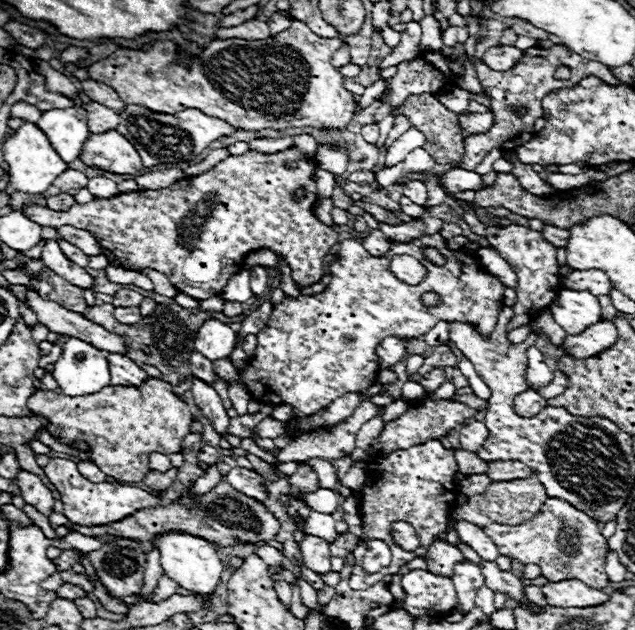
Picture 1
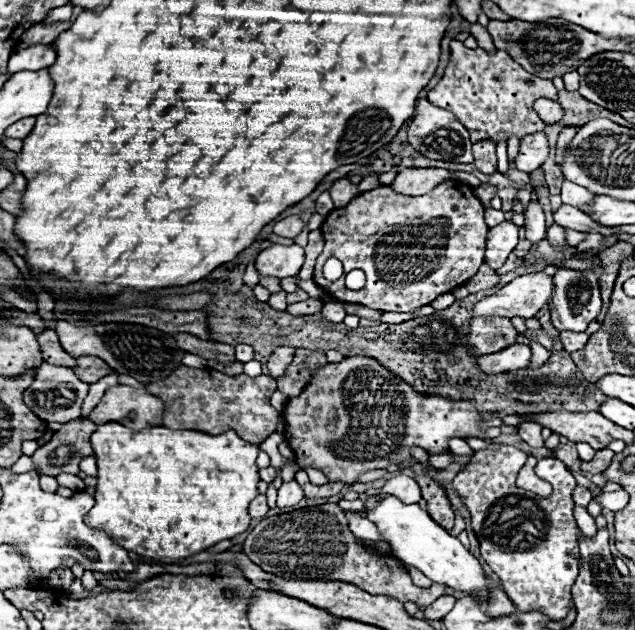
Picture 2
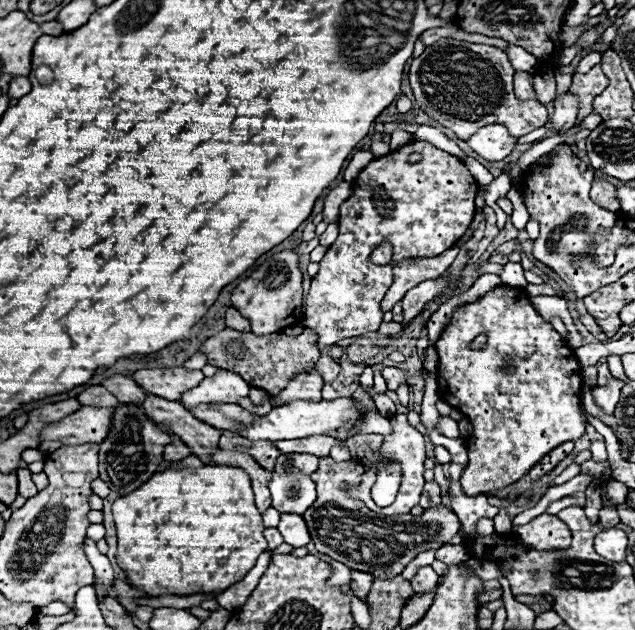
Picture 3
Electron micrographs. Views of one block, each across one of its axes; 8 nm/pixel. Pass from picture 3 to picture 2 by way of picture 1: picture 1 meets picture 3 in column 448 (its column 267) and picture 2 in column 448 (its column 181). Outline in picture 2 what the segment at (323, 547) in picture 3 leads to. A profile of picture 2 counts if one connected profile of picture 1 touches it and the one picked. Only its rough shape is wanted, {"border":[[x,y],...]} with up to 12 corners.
{"border":[[426,474],[416,482],[428,502],[428,514],[446,530],[454,512],[446,492]]}

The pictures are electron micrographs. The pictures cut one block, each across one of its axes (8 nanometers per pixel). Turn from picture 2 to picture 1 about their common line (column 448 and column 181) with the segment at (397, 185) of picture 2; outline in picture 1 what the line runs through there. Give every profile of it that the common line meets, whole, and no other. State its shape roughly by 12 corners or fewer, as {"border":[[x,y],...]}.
{"border":[[178,168],[136,178],[138,190],[168,188],[184,180]]}

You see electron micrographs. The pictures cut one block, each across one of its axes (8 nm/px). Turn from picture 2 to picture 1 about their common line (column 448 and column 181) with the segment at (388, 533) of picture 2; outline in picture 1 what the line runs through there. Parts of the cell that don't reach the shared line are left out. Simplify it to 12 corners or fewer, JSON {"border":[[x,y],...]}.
{"border":[[166,532],[164,574],[196,596],[212,598],[224,564],[200,536]]}

